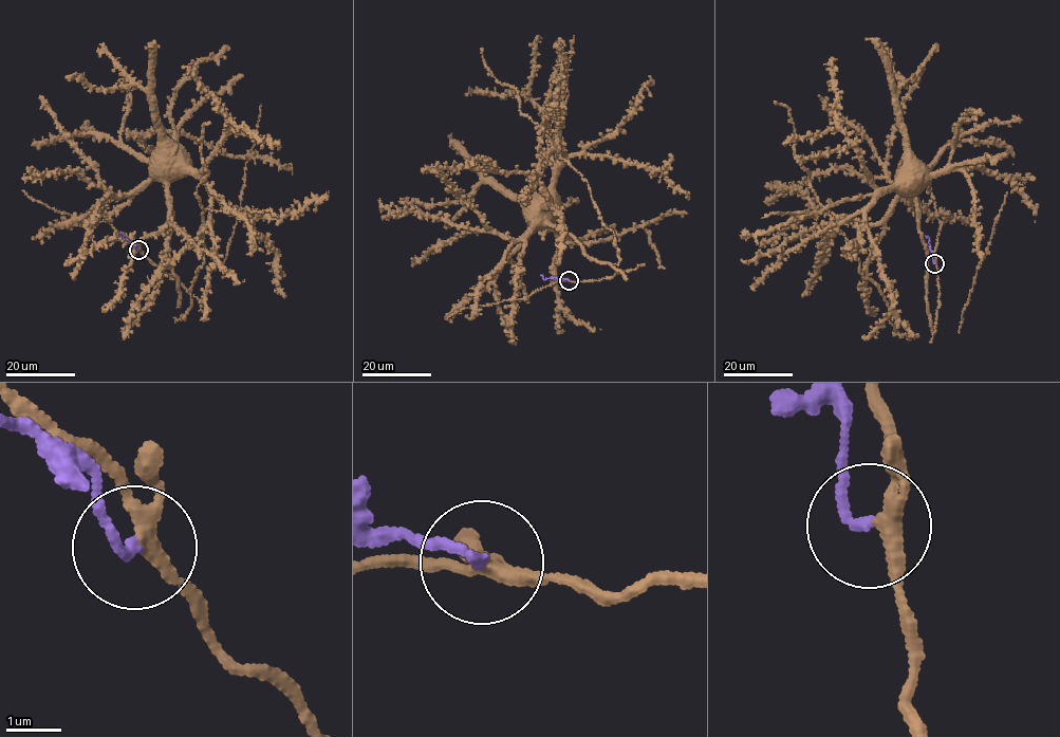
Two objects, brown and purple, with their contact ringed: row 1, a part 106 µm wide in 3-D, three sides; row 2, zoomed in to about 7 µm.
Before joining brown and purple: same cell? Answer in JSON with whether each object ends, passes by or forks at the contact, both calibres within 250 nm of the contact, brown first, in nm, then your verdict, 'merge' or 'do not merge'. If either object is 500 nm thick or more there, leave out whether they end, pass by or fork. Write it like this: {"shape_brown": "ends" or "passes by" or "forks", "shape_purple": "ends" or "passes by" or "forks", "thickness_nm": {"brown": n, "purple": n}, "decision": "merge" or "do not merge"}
{"shape_brown": "passes by", "shape_purple": "ends", "thickness_nm": {"brown": 280, "purple": 190}, "decision": "do not merge"}

